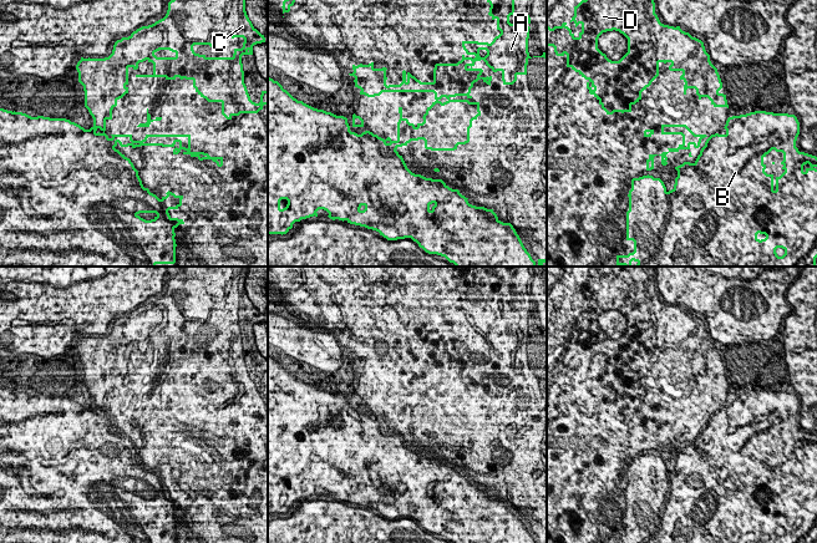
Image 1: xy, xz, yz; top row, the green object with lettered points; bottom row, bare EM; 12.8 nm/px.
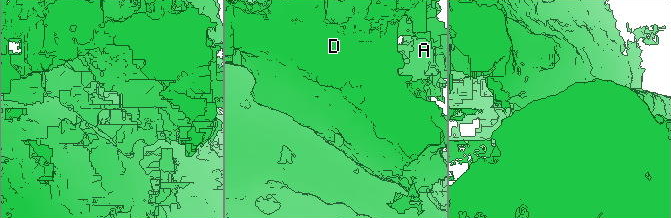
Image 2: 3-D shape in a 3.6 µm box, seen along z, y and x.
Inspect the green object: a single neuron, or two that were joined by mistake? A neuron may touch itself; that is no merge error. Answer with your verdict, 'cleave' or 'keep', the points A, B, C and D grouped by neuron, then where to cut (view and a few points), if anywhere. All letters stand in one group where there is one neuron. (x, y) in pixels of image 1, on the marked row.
cleave | A C D / B | xz (397, 140), (402, 145)

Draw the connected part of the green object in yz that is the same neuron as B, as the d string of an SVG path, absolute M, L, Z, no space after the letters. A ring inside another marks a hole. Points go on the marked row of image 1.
M755 111L746 115L732 116L729 117L726 125L724 127L726 130L725 135L711 135L707 137L706 135L700 135L700 137L705 136L707 139L705 146L701 148L700 154L697 156L694 163L684 162L682 164L675 167L678 171L678 177L675 178L675 184L671 191L666 191L664 182L660 178L654 178L653 176L643 176L639 178L631 179L631 189L629 191L629 210L626 212L626 240L634 242L634 252L629 253L628 255L616 255L616 267L631 267L631 262L636 262L638 267L816 267L816 258L817 258L817 157L800 152L796 147L796 141L800 135L800 122L795 115L788 113L773 113L766 111ZM772 151L782 152L783 161L781 164L783 166L782 169L785 171L780 177L773 177L773 174L767 174L765 172L766 164L763 163L763 158Z

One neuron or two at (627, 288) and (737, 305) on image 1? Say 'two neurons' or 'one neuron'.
two neurons

